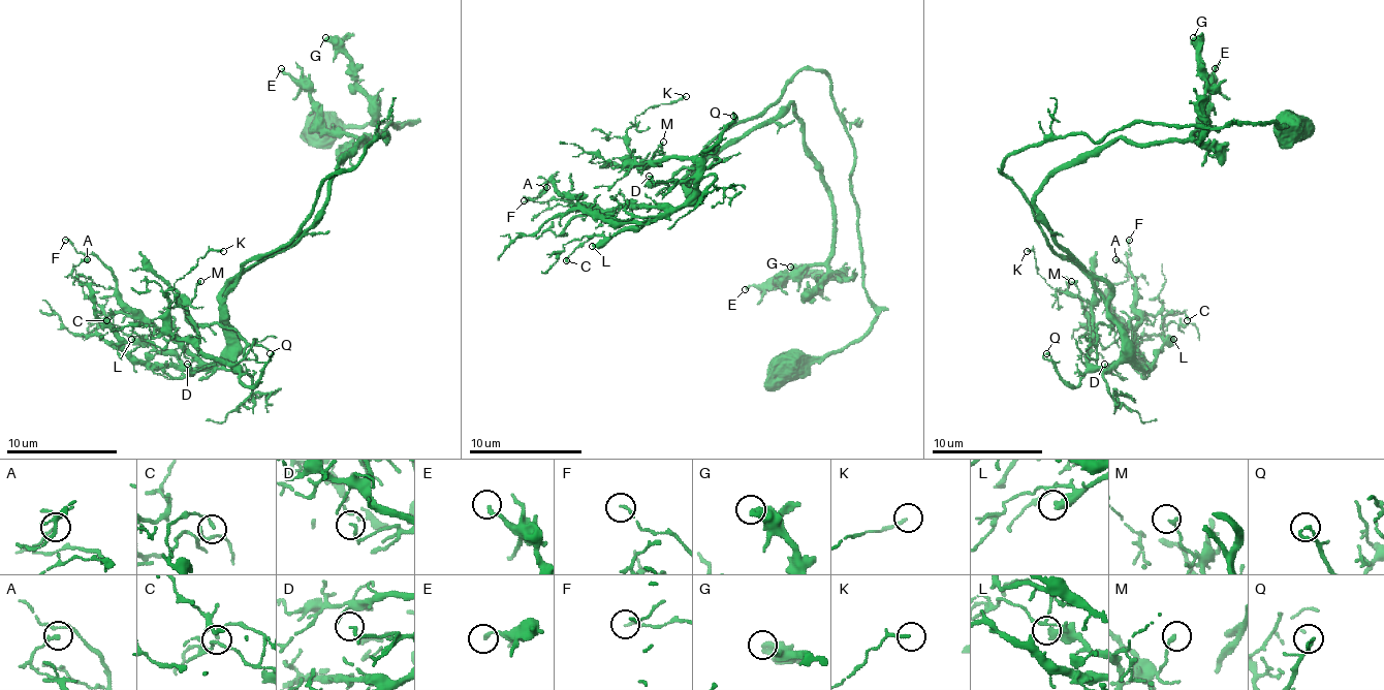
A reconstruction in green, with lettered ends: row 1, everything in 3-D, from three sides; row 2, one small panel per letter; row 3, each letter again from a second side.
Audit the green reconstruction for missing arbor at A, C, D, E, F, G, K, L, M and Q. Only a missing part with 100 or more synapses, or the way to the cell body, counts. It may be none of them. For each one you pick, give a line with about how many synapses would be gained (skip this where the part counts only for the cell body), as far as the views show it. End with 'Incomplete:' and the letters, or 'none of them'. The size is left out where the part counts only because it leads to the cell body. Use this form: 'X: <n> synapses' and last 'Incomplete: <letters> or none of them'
Incomplete: none of them

